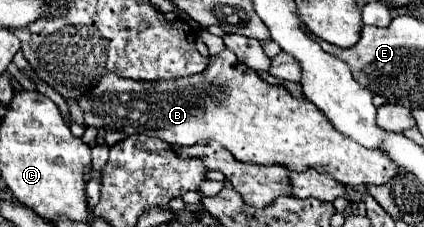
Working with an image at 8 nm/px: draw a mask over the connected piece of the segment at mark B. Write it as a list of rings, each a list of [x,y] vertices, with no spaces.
[[[224,49],[222,53],[210,57],[210,65],[206,67],[204,73],[198,73],[198,75],[190,75],[190,77],[180,77],[180,79],[160,79],[160,81],[134,81],[134,79],[122,79],[114,73],[108,73],[106,77],[102,77],[102,81],[86,95],[86,125],[90,127],[96,127],[96,129],[106,129],[106,131],[124,131],[126,135],[134,135],[134,133],[146,133],[150,137],[158,137],[170,145],[194,145],[196,141],[220,141],[238,161],[242,163],[254,163],[254,165],[282,165],[282,167],[288,167],[288,169],[294,169],[294,171],[306,171],[306,169],[316,169],[318,173],[322,175],[330,175],[334,177],[336,181],[344,183],[344,185],[352,185],[352,187],[358,187],[358,185],[381,185],[388,183],[393,177],[399,174],[405,174],[406,171],[396,165],[388,158],[386,153],[382,153],[380,149],[366,149],[362,145],[358,145],[356,141],[350,141],[348,137],[342,137],[336,129],[330,129],[330,123],[322,117],[322,113],[318,113],[318,109],[314,109],[314,105],[310,105],[308,99],[304,97],[294,97],[288,89],[284,87],[272,87],[268,85],[266,81],[262,81],[256,71],[252,71],[250,67],[242,65],[234,53],[230,53],[230,49]]]

